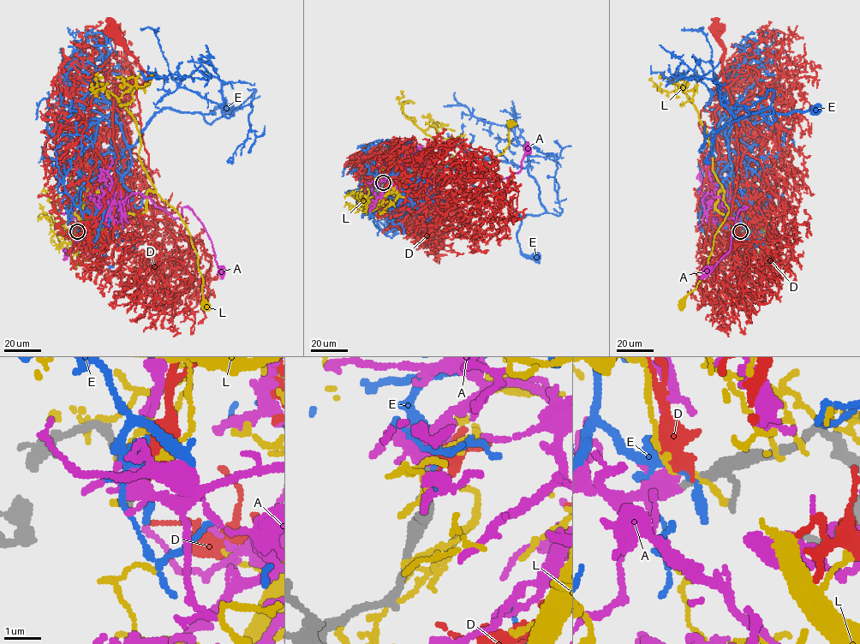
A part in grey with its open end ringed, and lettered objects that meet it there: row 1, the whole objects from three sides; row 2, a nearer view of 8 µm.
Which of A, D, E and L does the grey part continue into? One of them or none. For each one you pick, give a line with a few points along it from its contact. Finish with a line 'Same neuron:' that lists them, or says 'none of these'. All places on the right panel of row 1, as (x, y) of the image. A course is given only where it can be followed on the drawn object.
A: it runs (740, 231), (713, 204), (705, 212), (707, 193), (719, 197), (728, 218), (746, 208), (729, 251), (706, 272)
Same neuron: A

